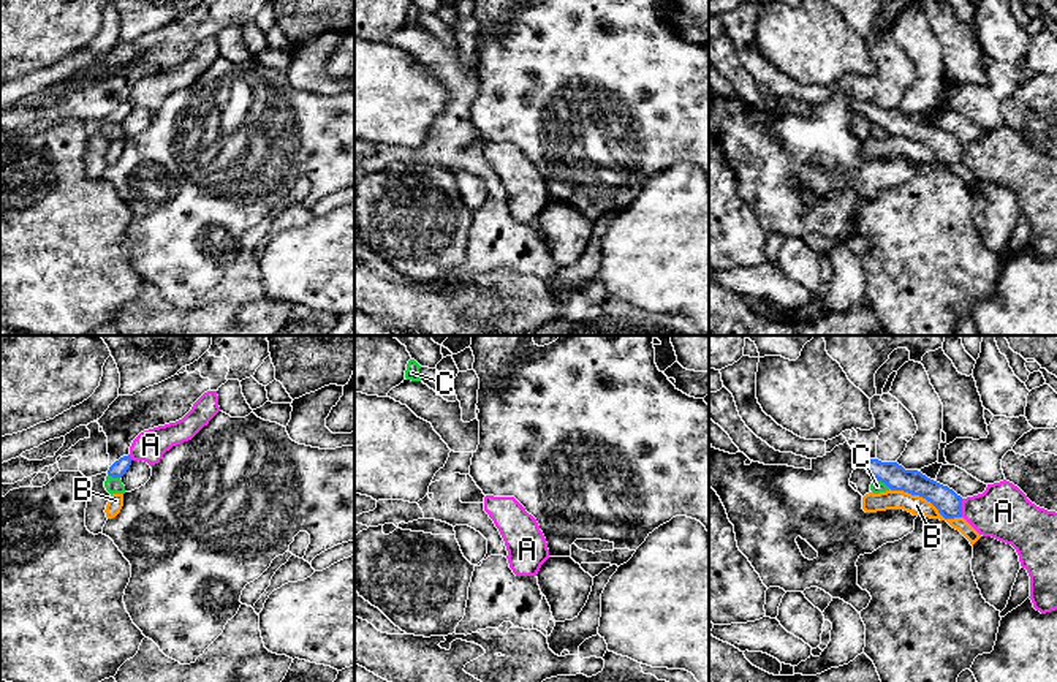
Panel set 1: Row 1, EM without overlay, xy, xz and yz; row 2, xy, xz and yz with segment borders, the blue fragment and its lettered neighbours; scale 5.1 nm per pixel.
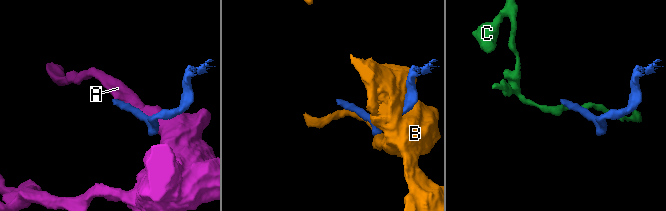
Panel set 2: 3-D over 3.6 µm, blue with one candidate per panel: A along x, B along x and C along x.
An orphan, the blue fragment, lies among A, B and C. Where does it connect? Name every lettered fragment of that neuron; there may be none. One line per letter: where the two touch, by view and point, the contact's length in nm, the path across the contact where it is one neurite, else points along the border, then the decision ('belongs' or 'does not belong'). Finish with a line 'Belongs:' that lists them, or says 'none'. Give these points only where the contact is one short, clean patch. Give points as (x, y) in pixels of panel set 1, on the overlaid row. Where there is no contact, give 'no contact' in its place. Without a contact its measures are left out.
A: meets blue in yz at (961, 508); contact 100 nm long; does not belong
B: meets blue in yz at (926, 499); contact 400 nm long; does not belong
C: meets blue in yz at (882, 481); contact 110 nm long; border along yz (874, 477), (890, 488); does not belong
Belongs: none

